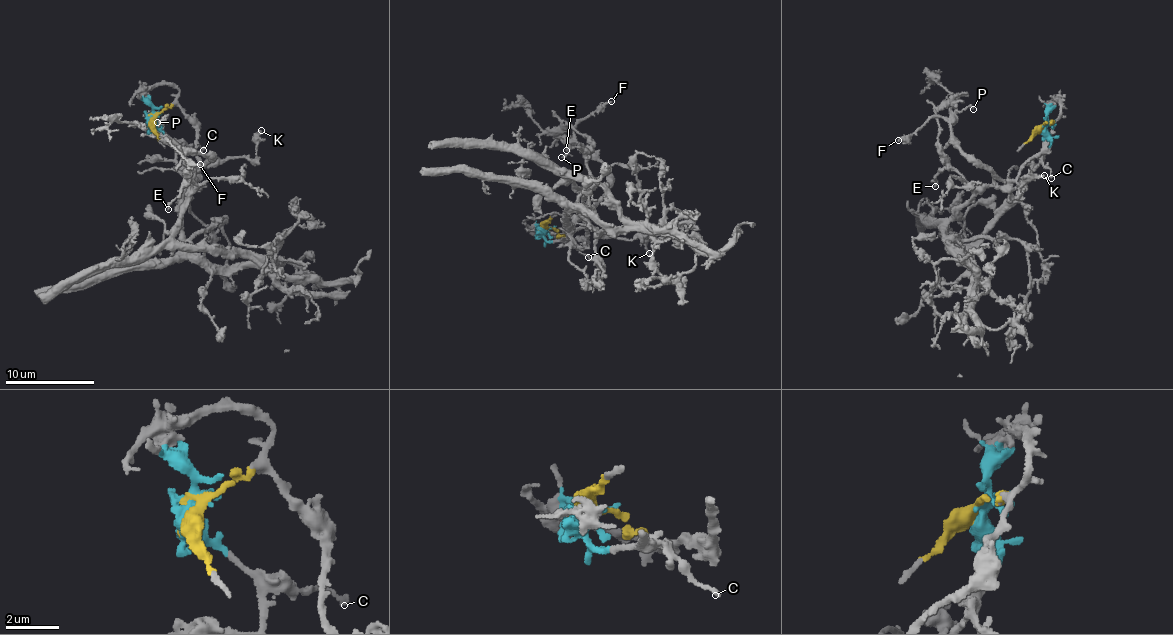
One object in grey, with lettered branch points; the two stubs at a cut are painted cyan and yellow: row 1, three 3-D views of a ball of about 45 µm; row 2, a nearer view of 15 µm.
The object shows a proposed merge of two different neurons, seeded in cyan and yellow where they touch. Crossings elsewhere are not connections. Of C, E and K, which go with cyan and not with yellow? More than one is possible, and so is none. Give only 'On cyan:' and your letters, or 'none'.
On cyan: C, E

